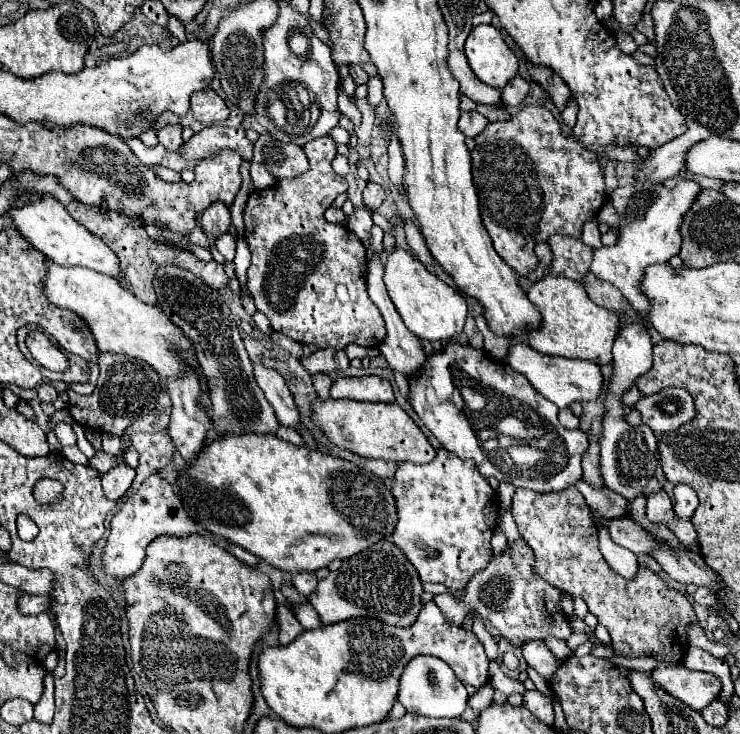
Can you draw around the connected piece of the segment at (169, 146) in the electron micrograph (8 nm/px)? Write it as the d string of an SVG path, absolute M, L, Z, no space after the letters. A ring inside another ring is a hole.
M168 126L168 128L160 128L156 132L158 142L168 150L168 152L176 152L184 140L182 140L182 126Z

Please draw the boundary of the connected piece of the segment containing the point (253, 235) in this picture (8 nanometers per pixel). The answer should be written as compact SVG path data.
M332 136L310 140L302 146L308 158L308 172L298 178L282 178L274 186L254 190L244 208L244 240L252 254L248 268L248 290L256 302L256 308L270 318L274 332L282 332L292 340L316 348L344 350L350 342L358 346L374 348L386 338L386 326L380 310L368 298L366 292L366 248L348 226L336 226L326 222L324 212L332 206L334 198L346 192L346 178L332 170L336 156L336 142Z

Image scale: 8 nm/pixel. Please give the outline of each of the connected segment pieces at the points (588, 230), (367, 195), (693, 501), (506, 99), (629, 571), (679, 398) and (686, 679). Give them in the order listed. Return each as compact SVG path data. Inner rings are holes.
M596 218L584 222L582 240L584 240L584 244L588 244L588 246L592 246L592 248L600 248L600 246L602 246L602 242L600 242L600 232L598 232L598 220L596 220Z
M368 182L366 188L364 188L364 204L370 208L370 210L376 210L382 206L384 202L384 188L376 182Z
M676 484L674 486L674 494L678 498L678 518L690 518L698 506L698 496L694 494L694 490L686 484Z
M514 76L504 88L502 88L502 104L504 106L520 106L524 96L528 94L528 82L522 76Z
M594 518L598 522L598 532L600 532L600 550L606 558L606 562L624 578L632 580L632 576L636 576L638 572L638 562L636 556L632 556L632 552L628 549L616 546L612 542L612 538L608 536L608 528L606 528L606 520L604 518Z
M664 388L644 396L636 402L636 410L642 414L642 422L658 434L680 428L696 414L692 394L684 388Z
M684 664L676 666L658 666L652 672L652 680L660 684L674 698L686 702L694 710L706 708L720 694L720 680L708 672L688 670Z

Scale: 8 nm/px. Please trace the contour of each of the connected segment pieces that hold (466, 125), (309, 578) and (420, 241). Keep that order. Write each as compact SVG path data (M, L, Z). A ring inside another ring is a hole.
M474 110L474 112L462 112L458 128L464 132L464 136L476 138L486 128L486 124L488 124L488 120Z
M300 572L300 574L294 574L292 576L292 586L304 594L306 598L316 590L316 584L318 584L318 578L314 572Z
M404 220L404 232L406 232L406 242L410 246L410 250L424 262L424 264L430 264L432 262L432 256L424 244L424 238L420 234L420 230L416 228L416 224L412 220Z

